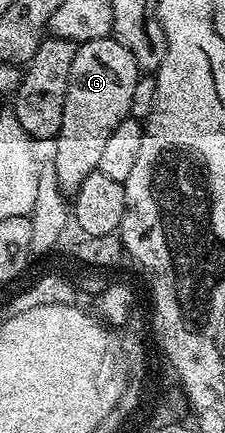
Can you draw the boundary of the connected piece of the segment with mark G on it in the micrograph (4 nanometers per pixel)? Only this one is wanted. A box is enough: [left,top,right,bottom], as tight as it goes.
[52,38,140,197]

